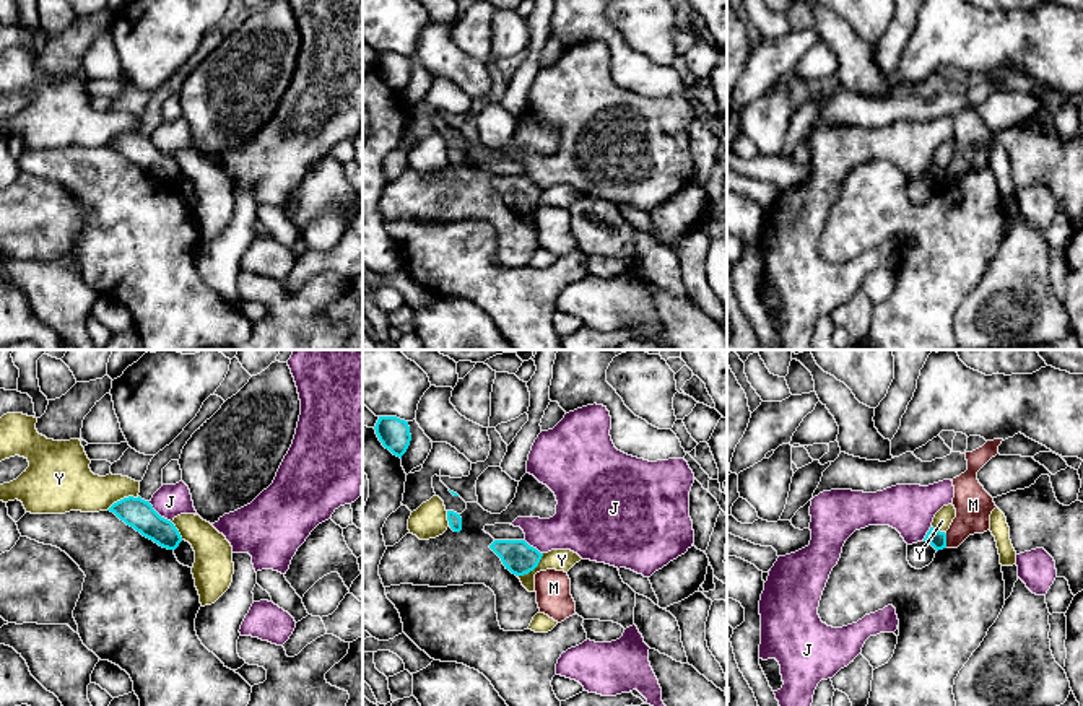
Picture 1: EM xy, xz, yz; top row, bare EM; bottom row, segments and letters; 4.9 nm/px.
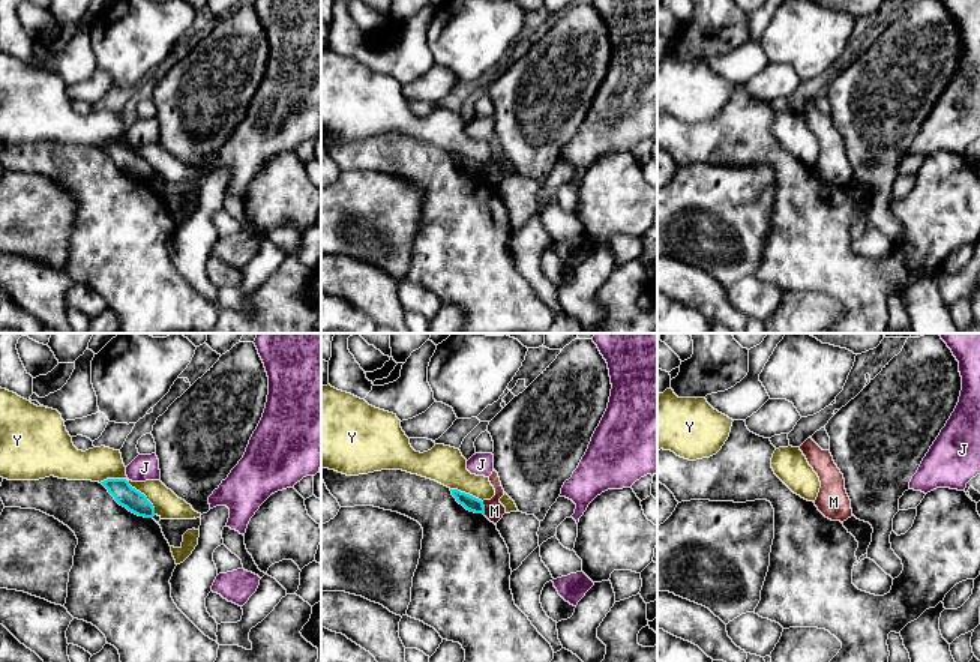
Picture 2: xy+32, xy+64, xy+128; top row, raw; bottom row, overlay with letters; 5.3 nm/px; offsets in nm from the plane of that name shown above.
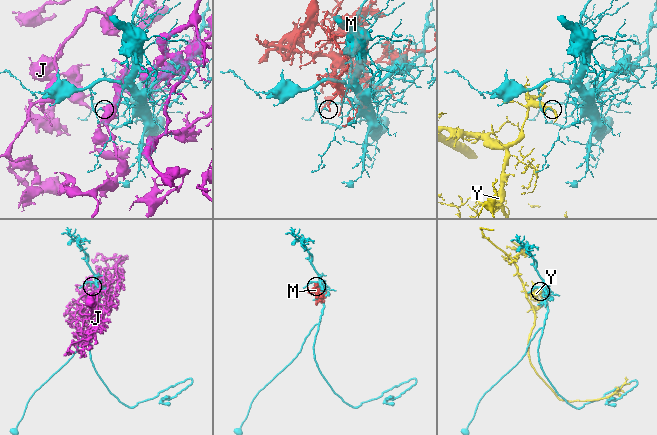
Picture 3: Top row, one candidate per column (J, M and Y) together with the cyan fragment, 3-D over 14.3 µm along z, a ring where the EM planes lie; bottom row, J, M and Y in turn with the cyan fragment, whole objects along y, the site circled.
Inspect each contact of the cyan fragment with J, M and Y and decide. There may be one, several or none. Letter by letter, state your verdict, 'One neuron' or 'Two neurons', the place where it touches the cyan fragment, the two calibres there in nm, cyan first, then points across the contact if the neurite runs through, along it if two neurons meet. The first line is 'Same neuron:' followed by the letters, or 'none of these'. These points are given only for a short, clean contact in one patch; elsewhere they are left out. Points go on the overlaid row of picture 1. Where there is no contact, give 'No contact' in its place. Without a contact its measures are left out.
Same neuron: none of these
J: Two neurons. Touches cyan at xy (158, 514). Thickness 150 nm (cyan) against 160 nm
M: Two neurons. Touches cyan at yz (945, 540). Thickness 90 nm (cyan) against 180 nm
Y: Two neurons. Touches cyan at xz (532, 570). Thickness 160 nm (cyan) against 110 nm

